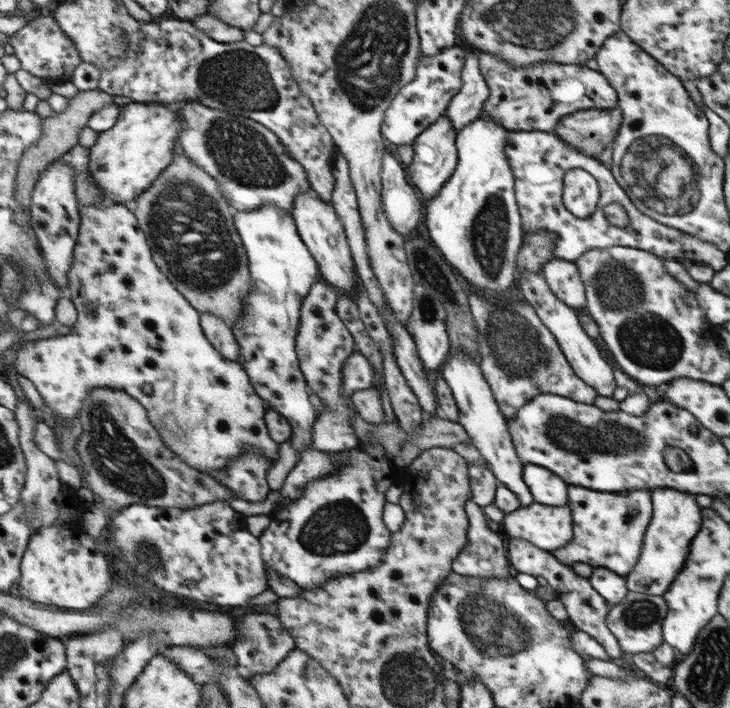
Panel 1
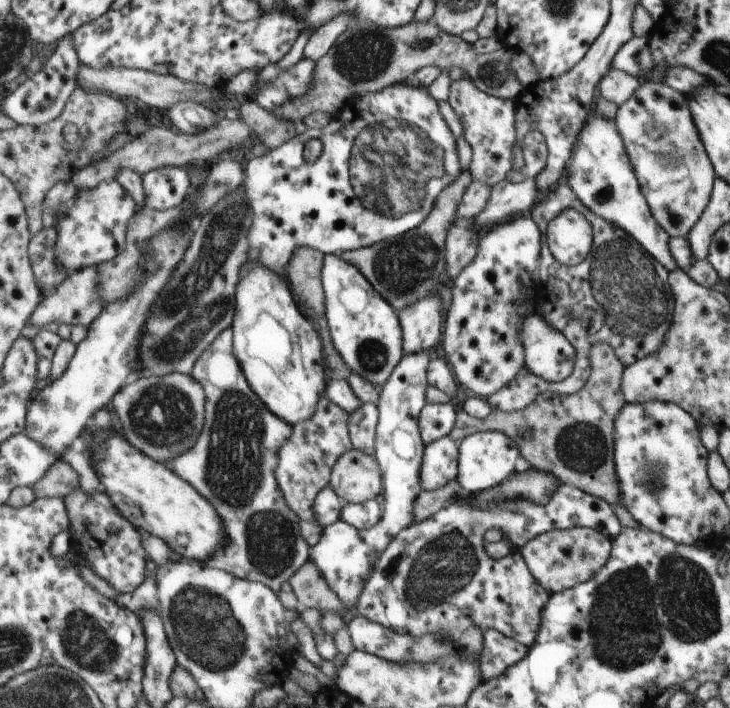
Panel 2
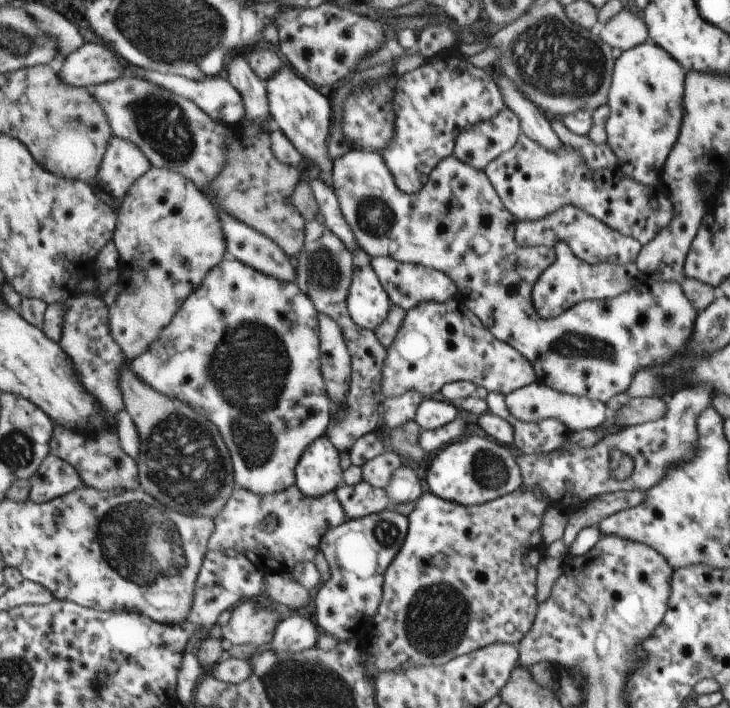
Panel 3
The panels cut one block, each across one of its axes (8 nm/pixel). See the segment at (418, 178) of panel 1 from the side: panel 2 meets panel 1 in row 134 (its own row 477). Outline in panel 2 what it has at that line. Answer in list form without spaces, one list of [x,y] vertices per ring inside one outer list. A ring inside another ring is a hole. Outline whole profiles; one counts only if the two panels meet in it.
[[[449,435],[426,446],[421,478],[425,491],[442,489],[457,481],[460,444]]]

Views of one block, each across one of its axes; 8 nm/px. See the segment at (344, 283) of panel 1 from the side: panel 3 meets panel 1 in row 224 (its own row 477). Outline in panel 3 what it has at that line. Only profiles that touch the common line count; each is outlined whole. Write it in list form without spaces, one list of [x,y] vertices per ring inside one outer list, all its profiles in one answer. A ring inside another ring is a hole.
[[[325,436],[313,442],[312,446],[303,454],[296,468],[296,485],[308,498],[320,498],[336,492],[336,486],[342,482],[342,468],[340,468],[340,454],[337,447]]]

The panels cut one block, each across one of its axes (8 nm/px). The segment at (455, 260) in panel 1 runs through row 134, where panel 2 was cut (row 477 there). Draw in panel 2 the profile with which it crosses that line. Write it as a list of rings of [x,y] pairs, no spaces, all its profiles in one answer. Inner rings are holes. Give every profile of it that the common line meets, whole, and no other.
[[[501,431],[476,432],[461,441],[460,450],[457,482],[466,494],[484,492],[507,481],[515,473],[515,462],[521,456],[517,443]]]

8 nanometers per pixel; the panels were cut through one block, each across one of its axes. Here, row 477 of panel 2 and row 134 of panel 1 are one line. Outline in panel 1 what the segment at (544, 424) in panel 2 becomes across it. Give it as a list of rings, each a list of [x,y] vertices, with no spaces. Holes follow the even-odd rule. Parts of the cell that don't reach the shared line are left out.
[[[618,106],[582,109],[563,116],[552,132],[562,143],[574,146],[586,156],[598,158],[598,154],[617,138],[623,118]]]

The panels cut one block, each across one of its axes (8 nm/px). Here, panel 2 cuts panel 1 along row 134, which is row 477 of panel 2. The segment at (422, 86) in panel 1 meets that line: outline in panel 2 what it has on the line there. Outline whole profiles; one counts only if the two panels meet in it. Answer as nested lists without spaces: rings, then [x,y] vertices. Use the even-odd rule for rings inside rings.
[[[426,352],[405,355],[394,374],[383,386],[383,392],[376,406],[379,422],[375,433],[374,455],[381,466],[384,476],[384,512],[383,518],[370,529],[356,531],[349,523],[342,520],[324,528],[318,544],[312,548],[309,561],[320,570],[320,576],[326,580],[328,588],[338,598],[348,613],[352,613],[358,604],[367,580],[370,578],[377,560],[402,530],[410,527],[417,520],[417,501],[425,491],[421,470],[425,460],[424,444],[418,432],[418,414],[426,403]]]

